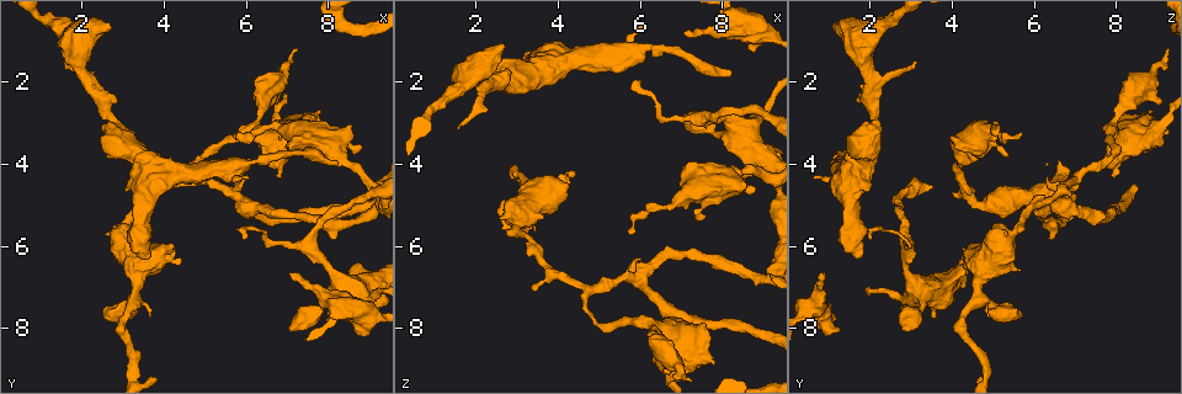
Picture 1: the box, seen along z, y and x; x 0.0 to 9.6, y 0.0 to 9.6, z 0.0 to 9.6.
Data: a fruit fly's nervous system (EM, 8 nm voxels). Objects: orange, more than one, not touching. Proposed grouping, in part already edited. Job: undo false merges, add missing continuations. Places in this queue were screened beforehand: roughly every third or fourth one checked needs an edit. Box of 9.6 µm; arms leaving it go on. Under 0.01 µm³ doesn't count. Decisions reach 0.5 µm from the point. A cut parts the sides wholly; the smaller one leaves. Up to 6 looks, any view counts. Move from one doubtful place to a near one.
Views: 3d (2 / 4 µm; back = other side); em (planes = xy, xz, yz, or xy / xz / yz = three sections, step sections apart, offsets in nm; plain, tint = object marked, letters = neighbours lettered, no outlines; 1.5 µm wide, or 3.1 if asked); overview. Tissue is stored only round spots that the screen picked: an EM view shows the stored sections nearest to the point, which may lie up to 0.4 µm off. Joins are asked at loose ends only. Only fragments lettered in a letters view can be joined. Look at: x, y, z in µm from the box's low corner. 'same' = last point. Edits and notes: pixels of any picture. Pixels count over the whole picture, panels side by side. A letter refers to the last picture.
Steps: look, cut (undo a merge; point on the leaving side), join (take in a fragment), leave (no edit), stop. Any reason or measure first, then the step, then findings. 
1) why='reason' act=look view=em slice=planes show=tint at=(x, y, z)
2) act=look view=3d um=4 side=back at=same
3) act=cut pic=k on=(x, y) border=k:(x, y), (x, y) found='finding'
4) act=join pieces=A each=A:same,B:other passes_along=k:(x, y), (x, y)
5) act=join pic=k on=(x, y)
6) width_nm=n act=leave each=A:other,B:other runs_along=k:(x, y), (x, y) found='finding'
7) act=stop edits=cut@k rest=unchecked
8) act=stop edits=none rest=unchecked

why='an open end' act=look view=em slice=planes show=letters at=(8.60, 3.05, 4.55)

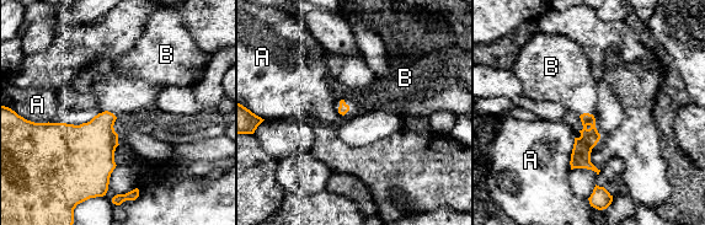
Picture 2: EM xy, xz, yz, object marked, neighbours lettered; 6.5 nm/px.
act=join pieces=B each=A:other,B:same passes_along=2:(343, 108), (348, 107), (383, 91) found='it goes on there'

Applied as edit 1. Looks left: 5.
act=look view=overview

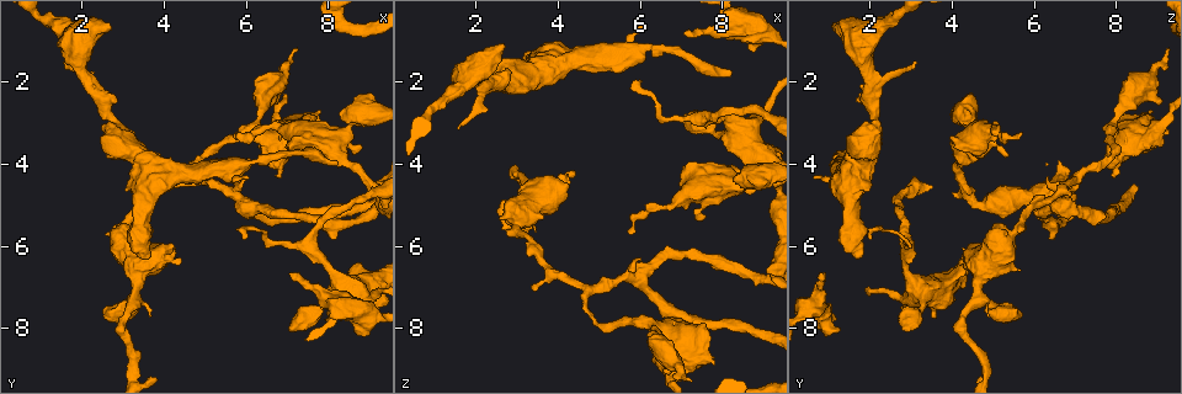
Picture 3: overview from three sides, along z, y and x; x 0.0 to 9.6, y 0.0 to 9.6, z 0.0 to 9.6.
why='an open end' act=look view=em slice=planes show=letters at=(6.80, 4.40, 7.90)

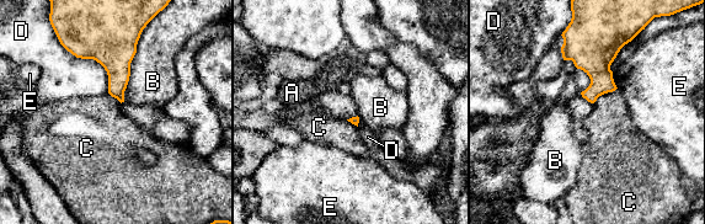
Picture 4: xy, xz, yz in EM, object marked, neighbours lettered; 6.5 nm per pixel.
longest_contact=D:420nm act=leave each=A:other,B:other,C:other,D:other,E:other found='no lettered fragment goes on from it'

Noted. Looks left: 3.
why='thick end' act=look view=3d um=4 at=(4.25, 5.95, 4.55)

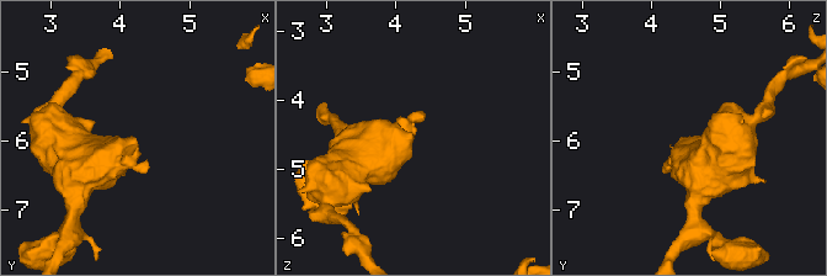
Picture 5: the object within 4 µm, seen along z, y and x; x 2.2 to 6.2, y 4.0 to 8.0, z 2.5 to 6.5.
act=look view=em slice=yz step=4 show=tint at=(4.25, 5.95, 4.50)

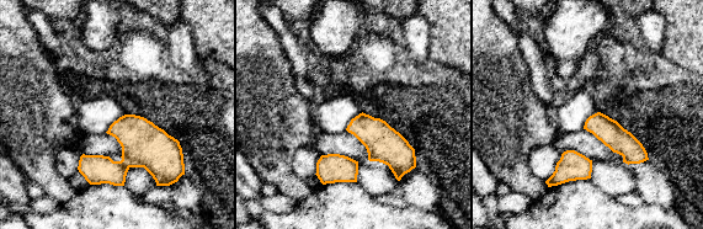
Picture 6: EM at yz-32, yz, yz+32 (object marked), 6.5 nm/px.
act=look view=em slice=yz step=4 show=letters at=same

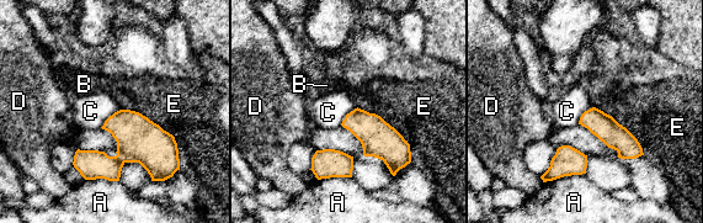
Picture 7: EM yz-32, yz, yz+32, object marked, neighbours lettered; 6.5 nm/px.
act=leave each=A:other,B:other,C:other,D:other,E:other border=7:(120, 109), (100, 127) found='no lettered fragment goes on from it'

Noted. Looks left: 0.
act=stop edits=join@2 rest=unchecked

